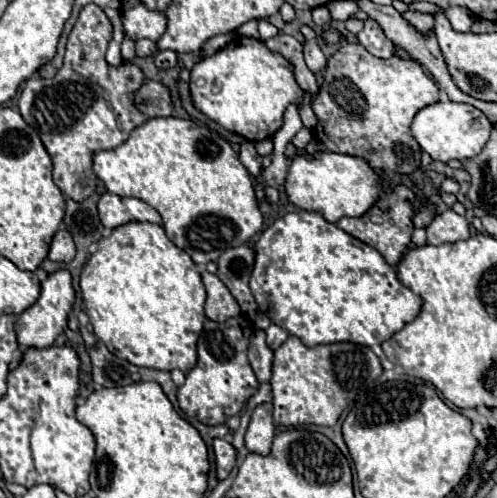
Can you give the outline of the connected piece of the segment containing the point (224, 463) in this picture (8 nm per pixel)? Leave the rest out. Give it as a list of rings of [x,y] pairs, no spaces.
[[[214,439],[214,455],[216,455],[216,471],[218,479],[226,479],[228,473],[236,467],[236,449],[226,439]]]

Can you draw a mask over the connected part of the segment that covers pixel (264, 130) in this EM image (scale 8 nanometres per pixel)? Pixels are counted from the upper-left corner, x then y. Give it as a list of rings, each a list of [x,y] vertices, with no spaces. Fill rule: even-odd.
[[[242,35],[192,69],[190,93],[204,115],[248,141],[270,139],[282,127],[286,107],[290,103],[300,107],[304,99],[304,91],[294,79],[294,67],[282,55],[274,55],[260,39]]]

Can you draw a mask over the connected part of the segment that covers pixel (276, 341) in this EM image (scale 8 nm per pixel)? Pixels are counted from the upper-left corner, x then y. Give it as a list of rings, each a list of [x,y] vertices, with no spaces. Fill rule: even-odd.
[[[270,325],[268,329],[266,329],[266,335],[268,335],[268,347],[270,349],[278,349],[286,339],[288,339],[288,331],[284,331],[282,327],[278,327],[278,325]]]

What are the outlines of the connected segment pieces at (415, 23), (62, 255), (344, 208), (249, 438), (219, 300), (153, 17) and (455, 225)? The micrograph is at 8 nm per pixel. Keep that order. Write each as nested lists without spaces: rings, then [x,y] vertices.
[[[404,11],[402,17],[416,29],[416,31],[434,31],[434,17],[430,13],[420,13],[420,11]]]
[[[62,227],[62,229],[54,235],[54,239],[52,239],[48,257],[50,257],[52,261],[64,261],[64,263],[68,263],[68,261],[74,259],[74,255],[76,255],[76,247],[74,247],[72,235]]]
[[[322,151],[316,155],[298,153],[290,163],[284,187],[288,199],[296,207],[304,211],[318,211],[326,221],[338,223],[342,217],[364,215],[378,201],[378,195],[388,189],[388,183],[364,159]]]
[[[272,403],[258,405],[250,417],[250,425],[246,431],[246,449],[258,455],[270,455],[274,431]]]
[[[202,271],[202,281],[204,281],[206,293],[208,293],[206,317],[210,321],[224,323],[224,321],[240,315],[240,307],[238,307],[236,299],[230,295],[226,285],[216,275],[212,275],[208,271]]]
[[[136,5],[130,11],[124,11],[124,33],[130,39],[152,39],[158,41],[166,31],[166,15],[160,11],[150,11],[148,7]]]
[[[446,209],[440,213],[428,227],[428,243],[430,245],[442,245],[442,243],[452,243],[452,241],[462,241],[470,237],[470,223],[466,217],[458,215],[452,209]]]

